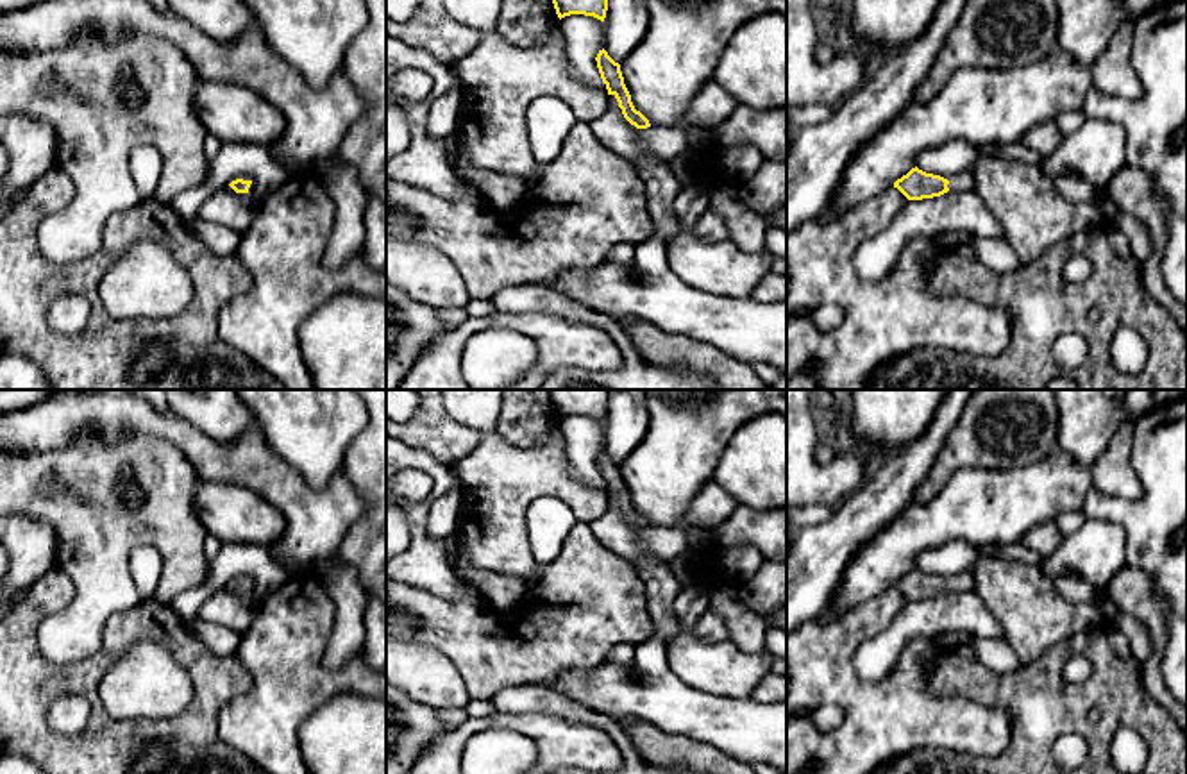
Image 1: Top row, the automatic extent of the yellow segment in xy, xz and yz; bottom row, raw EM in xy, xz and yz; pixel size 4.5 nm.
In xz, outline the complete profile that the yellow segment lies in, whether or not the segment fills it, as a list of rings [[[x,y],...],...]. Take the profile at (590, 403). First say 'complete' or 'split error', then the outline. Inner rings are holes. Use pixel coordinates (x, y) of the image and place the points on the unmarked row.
complete; [[[549,390],[549,395],[560,420],[570,415],[606,418],[608,390]]]

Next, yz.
split error; [[[915,567],[906,576],[897,579],[894,588],[897,588],[908,601],[922,601],[940,597],[947,592],[974,592],[974,581],[969,570],[960,572],[947,581],[940,576],[926,574]]]

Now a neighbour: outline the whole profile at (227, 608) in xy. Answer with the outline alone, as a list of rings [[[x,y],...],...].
[[[223,586],[202,604],[198,618],[243,635],[252,624],[256,610],[257,601],[254,595],[236,593],[231,586]]]

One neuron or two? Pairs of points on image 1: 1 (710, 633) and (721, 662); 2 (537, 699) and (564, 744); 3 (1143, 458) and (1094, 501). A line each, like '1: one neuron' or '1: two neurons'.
1: two neurons
2: two neurons
3: one neuron

